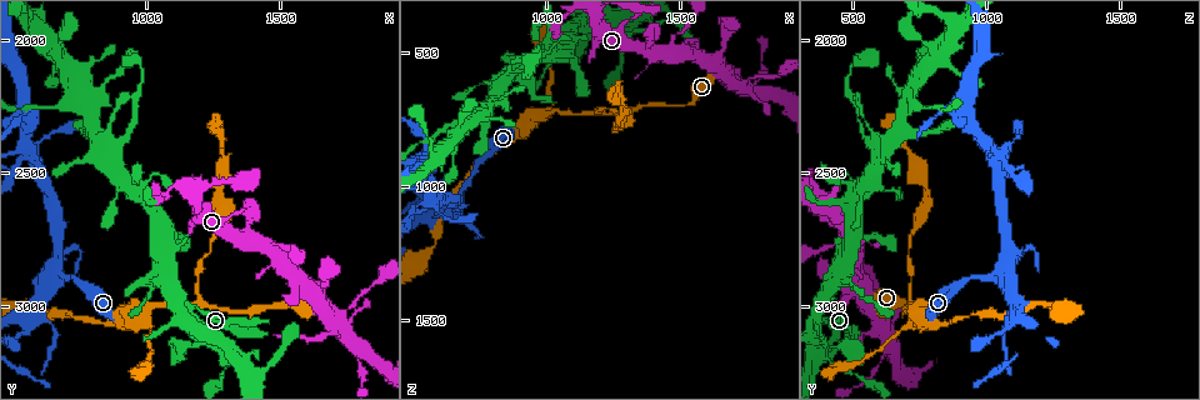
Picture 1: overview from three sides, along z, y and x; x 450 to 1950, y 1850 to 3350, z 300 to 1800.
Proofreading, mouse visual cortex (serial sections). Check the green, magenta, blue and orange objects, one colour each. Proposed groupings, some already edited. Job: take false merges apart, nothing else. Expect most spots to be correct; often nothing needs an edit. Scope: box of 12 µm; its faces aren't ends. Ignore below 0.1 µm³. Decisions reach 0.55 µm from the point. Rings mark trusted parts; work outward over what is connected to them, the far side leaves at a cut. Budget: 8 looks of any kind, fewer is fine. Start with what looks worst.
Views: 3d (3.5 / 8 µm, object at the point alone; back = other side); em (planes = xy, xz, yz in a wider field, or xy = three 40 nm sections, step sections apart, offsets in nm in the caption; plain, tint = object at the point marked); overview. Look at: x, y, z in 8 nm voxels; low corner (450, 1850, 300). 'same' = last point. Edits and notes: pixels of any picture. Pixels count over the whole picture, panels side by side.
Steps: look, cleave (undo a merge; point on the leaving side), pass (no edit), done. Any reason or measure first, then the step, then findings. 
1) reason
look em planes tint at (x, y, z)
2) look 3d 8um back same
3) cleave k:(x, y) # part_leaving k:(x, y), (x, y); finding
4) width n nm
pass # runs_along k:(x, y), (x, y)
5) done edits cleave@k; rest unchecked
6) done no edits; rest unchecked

three-way junction
look 3d 8um at (1220, 2990, 730)

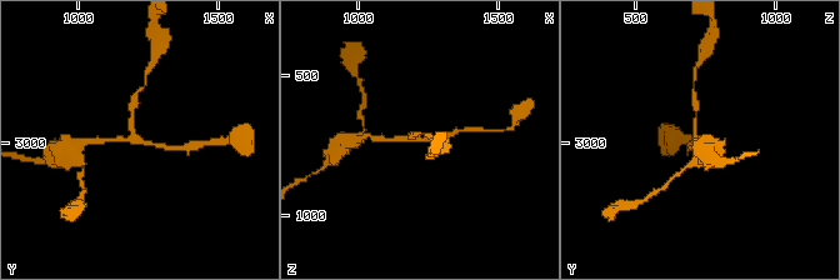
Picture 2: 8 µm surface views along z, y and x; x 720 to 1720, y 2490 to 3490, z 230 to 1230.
closer look
look 3d 3.5um at (1220, 2990, 730)

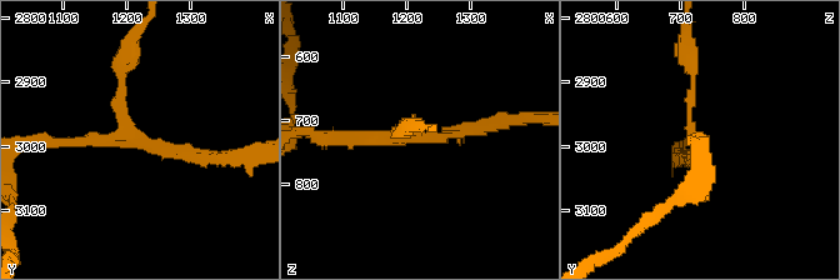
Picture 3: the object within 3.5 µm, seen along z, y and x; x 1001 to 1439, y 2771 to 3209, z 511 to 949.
arms 3; arm_widths 100, 200, 200 nm
look em xy step 2 tint at (1225, 2995, 730)

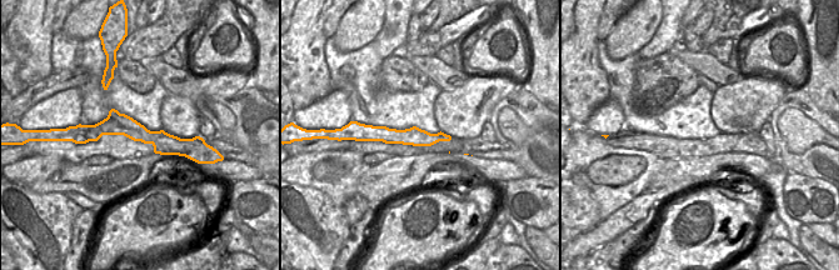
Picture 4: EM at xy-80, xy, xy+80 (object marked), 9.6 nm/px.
pass # runs_along 4:(86, 134), (130, 128), (164, 144), (194, 141); continuous, no second cell

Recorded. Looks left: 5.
three-way junction
look 3d 3.5um back at (980, 3030, 740)

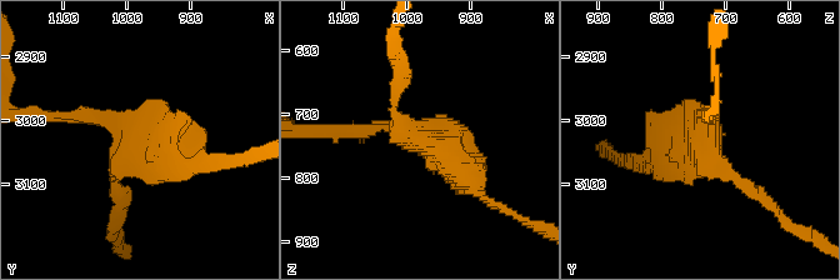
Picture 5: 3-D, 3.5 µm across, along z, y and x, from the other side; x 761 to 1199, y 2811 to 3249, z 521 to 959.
look em planes tint at (990, 3025, 730)

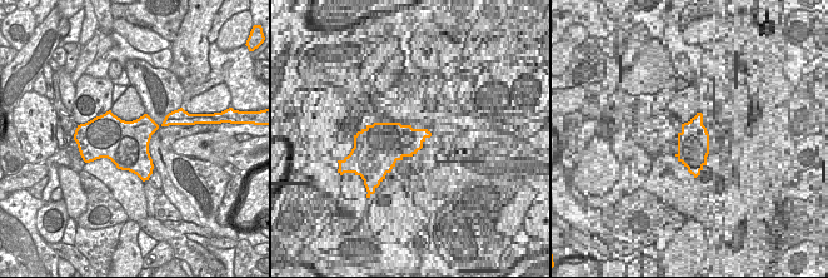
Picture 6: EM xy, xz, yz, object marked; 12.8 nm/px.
pass # runs_along 5:(58, 116), (108, 116), (193, 165); one cell here

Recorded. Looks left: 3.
sharp bend
look 3d 8um at (570, 2430, 1040)

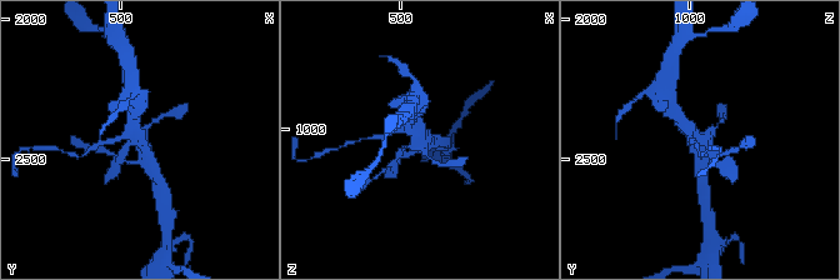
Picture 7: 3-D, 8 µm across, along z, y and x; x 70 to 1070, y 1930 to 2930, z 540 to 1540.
closer look
look 3d 3.5um at (580, 2430, 1040)

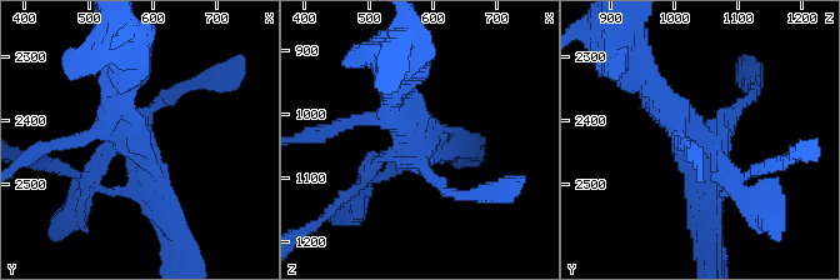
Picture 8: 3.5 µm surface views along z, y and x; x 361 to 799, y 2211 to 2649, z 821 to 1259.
look em xy step 5 tint at (575, 2430, 1040)

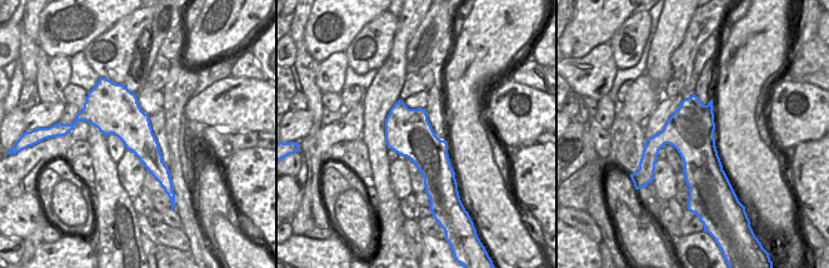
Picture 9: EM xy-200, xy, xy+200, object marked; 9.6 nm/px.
pass # runs_along 8:(710, 215), (704, 146), (650, 81); continuous, no second cell

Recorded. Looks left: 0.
done no edits; rest unchecked

